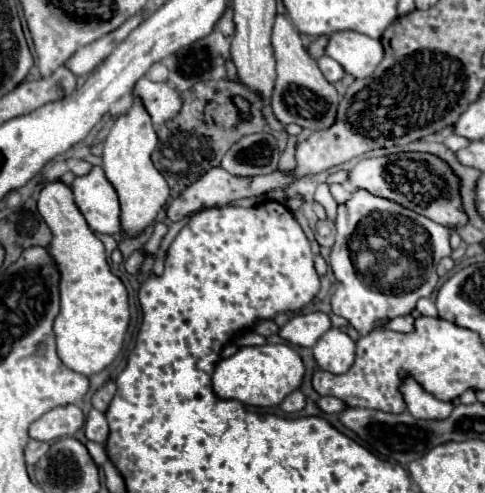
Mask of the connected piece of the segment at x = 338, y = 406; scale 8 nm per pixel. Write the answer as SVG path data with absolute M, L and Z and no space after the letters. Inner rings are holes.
M322 396L322 398L316 400L316 404L326 414L338 414L338 412L342 412L346 408L344 402L340 402L338 398L332 398L332 396Z

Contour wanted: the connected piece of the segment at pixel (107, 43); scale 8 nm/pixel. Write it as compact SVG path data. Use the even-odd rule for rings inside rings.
M112 34L76 50L68 60L66 60L66 66L68 70L72 70L74 76L84 76L84 74L90 74L114 48L114 40L112 40Z

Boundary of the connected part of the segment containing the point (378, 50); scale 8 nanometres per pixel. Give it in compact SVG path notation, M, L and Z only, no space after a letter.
M352 30L334 32L326 46L326 54L340 62L354 78L368 78L384 58L380 40Z

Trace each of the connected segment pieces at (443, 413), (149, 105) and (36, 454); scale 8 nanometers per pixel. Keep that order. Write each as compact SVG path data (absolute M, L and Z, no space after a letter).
M406 378L400 390L408 404L408 412L414 418L448 418L448 414L452 412L452 402L434 398L432 394L424 392L412 378Z
M140 78L134 94L142 98L154 124L164 124L172 120L182 106L180 94L166 82L152 82L148 78Z
M30 440L24 448L24 458L26 464L36 464L44 454L48 452L48 444L46 442L38 442L38 440Z

